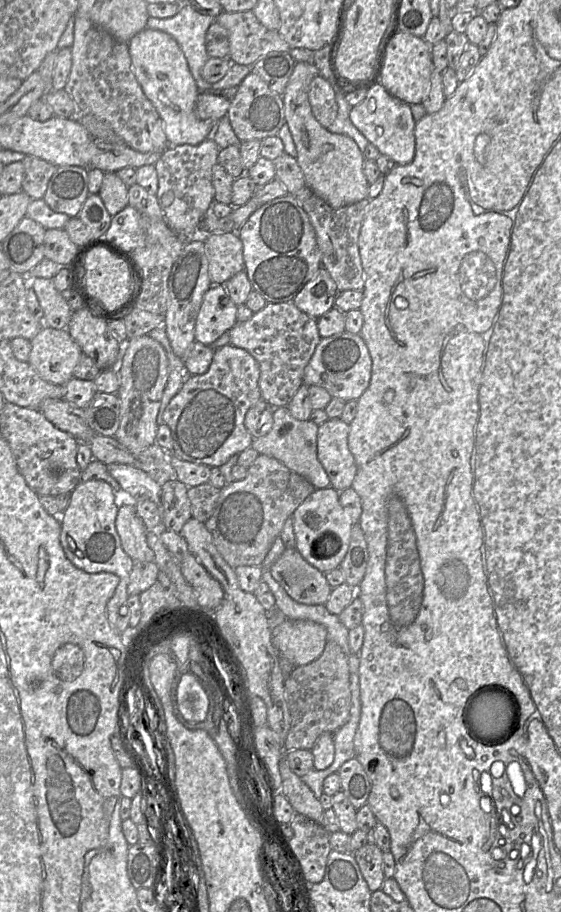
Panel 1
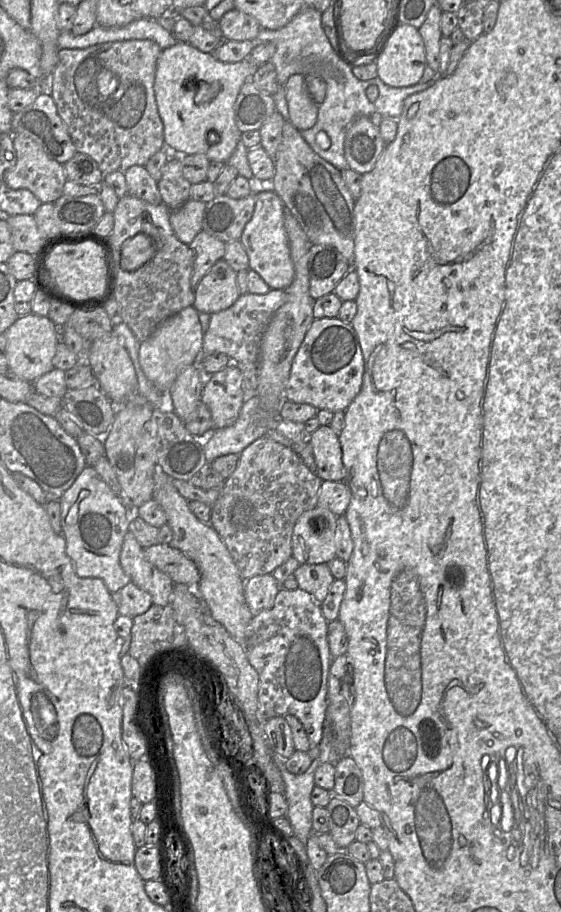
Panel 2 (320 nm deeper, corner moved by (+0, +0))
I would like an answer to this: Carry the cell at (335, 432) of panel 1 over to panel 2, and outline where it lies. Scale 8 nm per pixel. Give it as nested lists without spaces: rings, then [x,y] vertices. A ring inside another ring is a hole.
[[[319,426],[308,436],[316,463],[316,475],[322,481],[344,481],[345,467],[337,433],[328,426]]]

